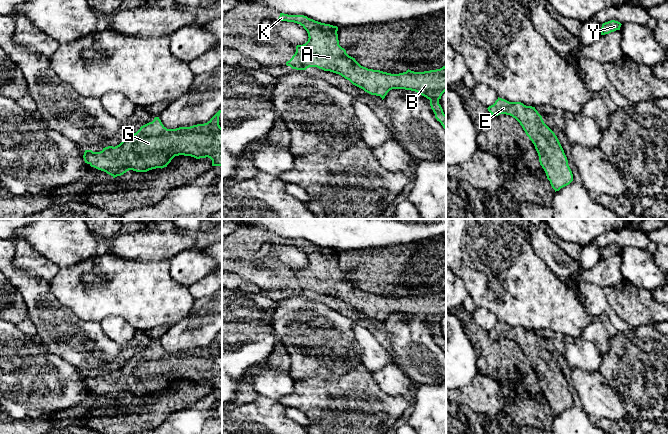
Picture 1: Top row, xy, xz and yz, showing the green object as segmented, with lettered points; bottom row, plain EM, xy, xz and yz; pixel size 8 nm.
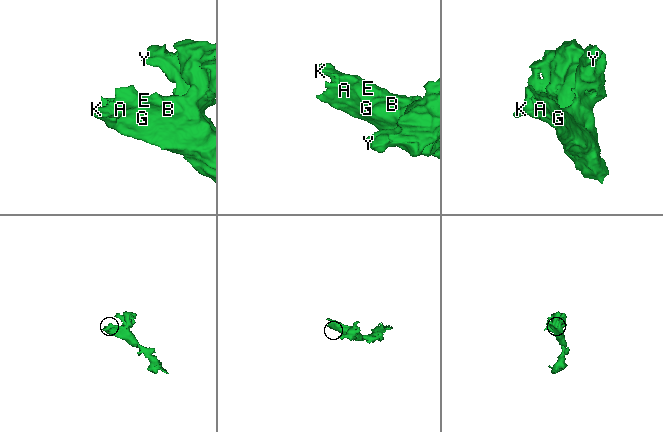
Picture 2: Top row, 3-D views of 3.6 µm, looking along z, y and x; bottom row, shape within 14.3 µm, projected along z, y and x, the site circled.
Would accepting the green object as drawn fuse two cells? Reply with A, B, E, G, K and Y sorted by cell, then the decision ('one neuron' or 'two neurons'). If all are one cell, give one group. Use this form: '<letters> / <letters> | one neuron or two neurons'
A B E G K Y | one neuron

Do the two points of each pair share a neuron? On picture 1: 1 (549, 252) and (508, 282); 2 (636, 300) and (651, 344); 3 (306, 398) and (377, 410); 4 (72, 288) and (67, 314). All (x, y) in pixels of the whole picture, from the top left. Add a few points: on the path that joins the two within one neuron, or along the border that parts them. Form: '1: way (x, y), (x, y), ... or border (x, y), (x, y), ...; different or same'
1: border (530, 237), (530, 246), (533, 251), (556, 276); different
2: border (654, 323), (634, 327); different
3: way (324, 401), (334, 407), (359, 410); same
4: border (51, 292), (79, 318), (88, 320); different

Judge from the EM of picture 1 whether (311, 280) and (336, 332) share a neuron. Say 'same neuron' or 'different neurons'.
different neurons

